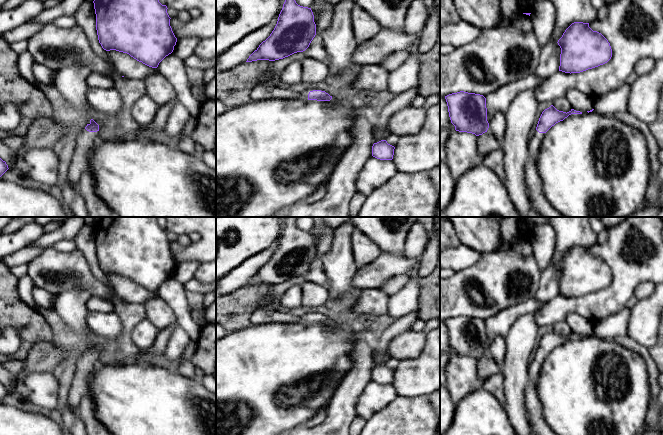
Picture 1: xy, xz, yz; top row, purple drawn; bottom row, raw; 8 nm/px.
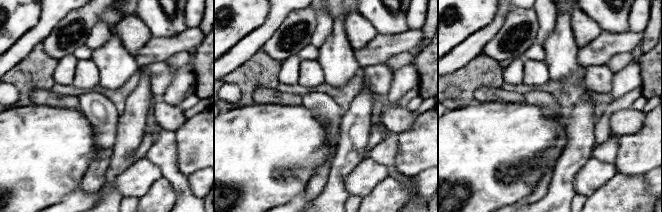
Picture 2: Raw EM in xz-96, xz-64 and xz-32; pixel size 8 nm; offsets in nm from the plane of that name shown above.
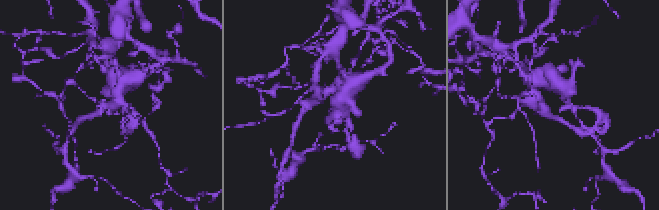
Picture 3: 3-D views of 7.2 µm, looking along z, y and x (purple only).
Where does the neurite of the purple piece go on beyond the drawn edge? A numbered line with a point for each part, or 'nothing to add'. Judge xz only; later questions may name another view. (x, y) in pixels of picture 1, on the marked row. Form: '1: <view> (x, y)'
1: xz (304, 95)

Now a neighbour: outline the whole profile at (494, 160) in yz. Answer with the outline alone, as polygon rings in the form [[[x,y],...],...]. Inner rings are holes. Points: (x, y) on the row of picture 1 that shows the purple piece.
[[[502,148],[486,154],[482,164],[491,169],[501,181],[505,180],[506,174],[504,171],[504,153]]]

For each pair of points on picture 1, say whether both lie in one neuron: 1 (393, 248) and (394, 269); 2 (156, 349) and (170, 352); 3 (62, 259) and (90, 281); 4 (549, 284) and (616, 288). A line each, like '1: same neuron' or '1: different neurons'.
1: different neurons
2: different neurons
3: same neuron
4: different neurons

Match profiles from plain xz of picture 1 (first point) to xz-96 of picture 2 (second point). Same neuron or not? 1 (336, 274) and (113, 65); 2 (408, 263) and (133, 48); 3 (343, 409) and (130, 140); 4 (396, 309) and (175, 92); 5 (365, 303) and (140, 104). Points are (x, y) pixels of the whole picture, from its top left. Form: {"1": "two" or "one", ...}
{"1": "one", "2": "two", "3": "one", "4": "one", "5": "two"}

